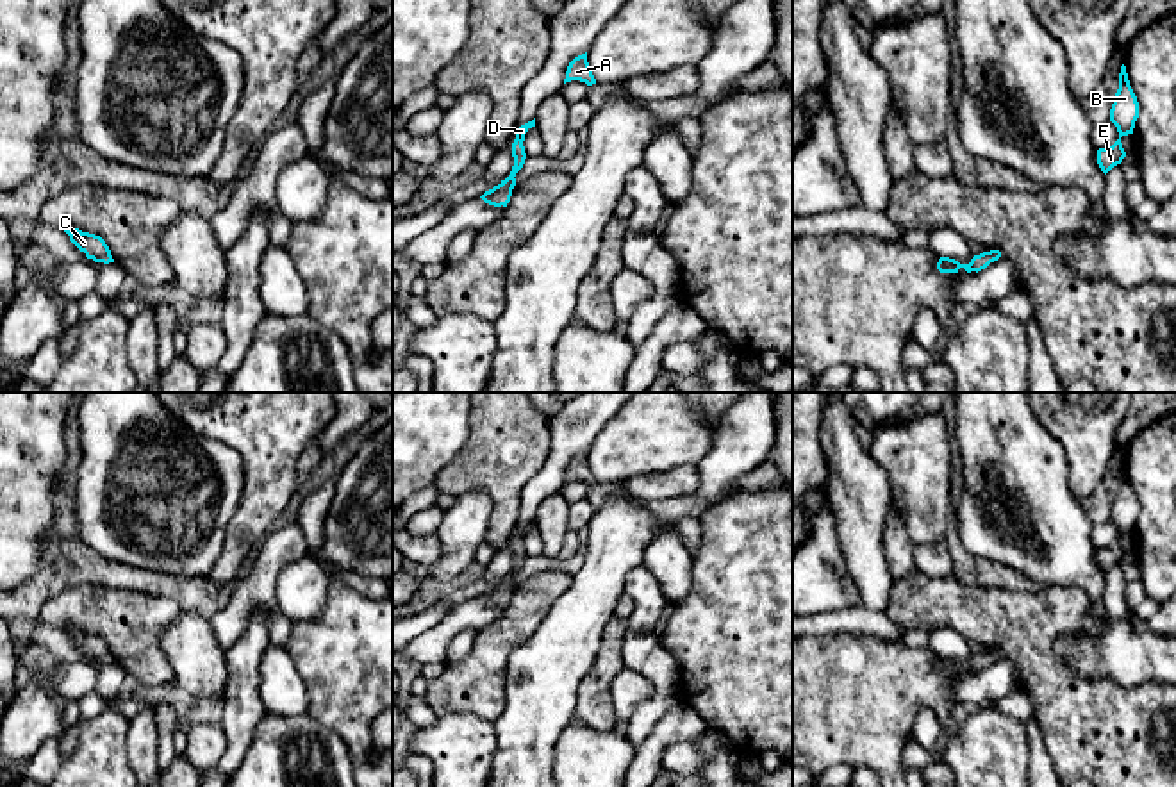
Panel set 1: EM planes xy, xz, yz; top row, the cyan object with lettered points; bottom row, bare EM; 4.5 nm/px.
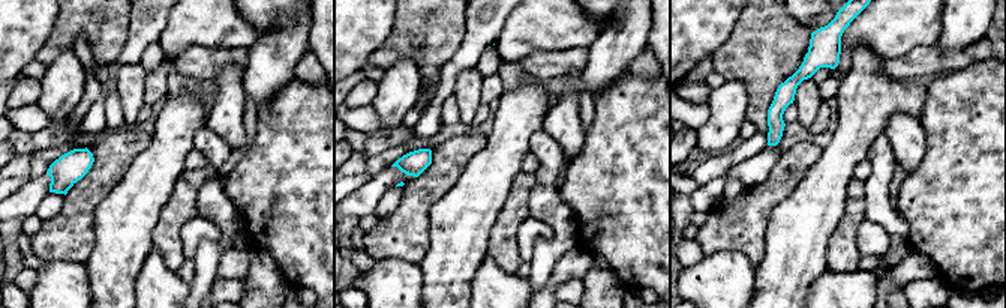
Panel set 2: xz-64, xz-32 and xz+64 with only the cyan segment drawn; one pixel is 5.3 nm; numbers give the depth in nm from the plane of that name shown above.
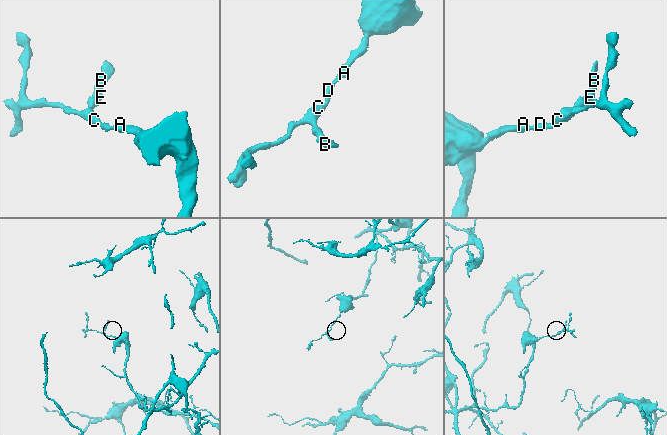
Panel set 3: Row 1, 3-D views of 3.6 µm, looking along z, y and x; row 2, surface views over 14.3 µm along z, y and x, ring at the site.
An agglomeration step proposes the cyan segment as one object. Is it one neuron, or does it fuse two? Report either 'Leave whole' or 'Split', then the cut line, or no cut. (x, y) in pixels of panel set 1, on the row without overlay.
Leave whole. No split

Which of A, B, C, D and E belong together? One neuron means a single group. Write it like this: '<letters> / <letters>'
A B C D E

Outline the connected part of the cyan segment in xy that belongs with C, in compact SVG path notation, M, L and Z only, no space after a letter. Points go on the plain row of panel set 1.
M64 628L64 632L70 635L70 641L86 653L87 659L104 664L114 662L109 646L100 635L82 632L79 628Z

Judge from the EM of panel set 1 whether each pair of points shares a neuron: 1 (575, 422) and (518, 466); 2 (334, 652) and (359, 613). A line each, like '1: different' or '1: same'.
1: different
2: same

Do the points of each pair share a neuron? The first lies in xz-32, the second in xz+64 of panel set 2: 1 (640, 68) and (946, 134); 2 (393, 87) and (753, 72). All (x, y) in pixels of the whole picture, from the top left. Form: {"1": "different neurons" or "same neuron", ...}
{"1": "different neurons", "2": "different neurons"}

